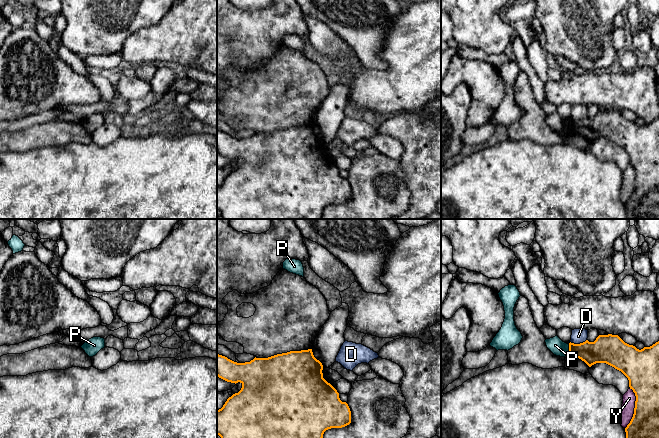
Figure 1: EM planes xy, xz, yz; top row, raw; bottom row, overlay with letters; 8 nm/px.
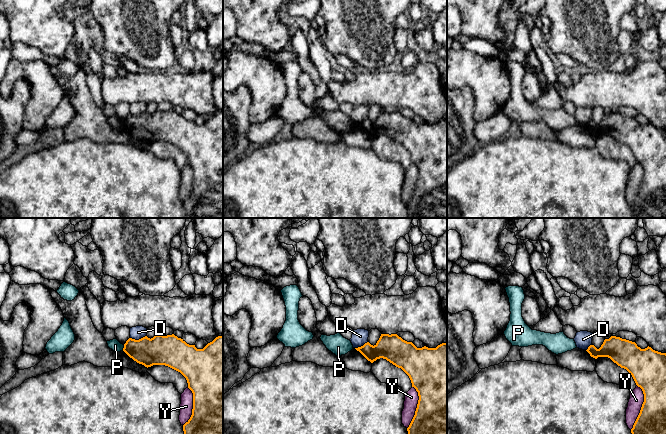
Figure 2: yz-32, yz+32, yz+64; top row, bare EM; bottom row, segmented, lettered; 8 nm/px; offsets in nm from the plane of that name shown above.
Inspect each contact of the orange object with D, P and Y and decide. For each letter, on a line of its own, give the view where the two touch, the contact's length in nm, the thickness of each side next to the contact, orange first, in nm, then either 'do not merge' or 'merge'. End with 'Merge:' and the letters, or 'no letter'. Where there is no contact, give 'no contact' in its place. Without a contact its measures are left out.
D: yz | 140 nm | 220/120 nm | do not merge
P: yz | 80 nm | 190/130 nm | do not merge
Y: yz | 340 nm | 280/110 nm | do not merge
Merge: no letter

